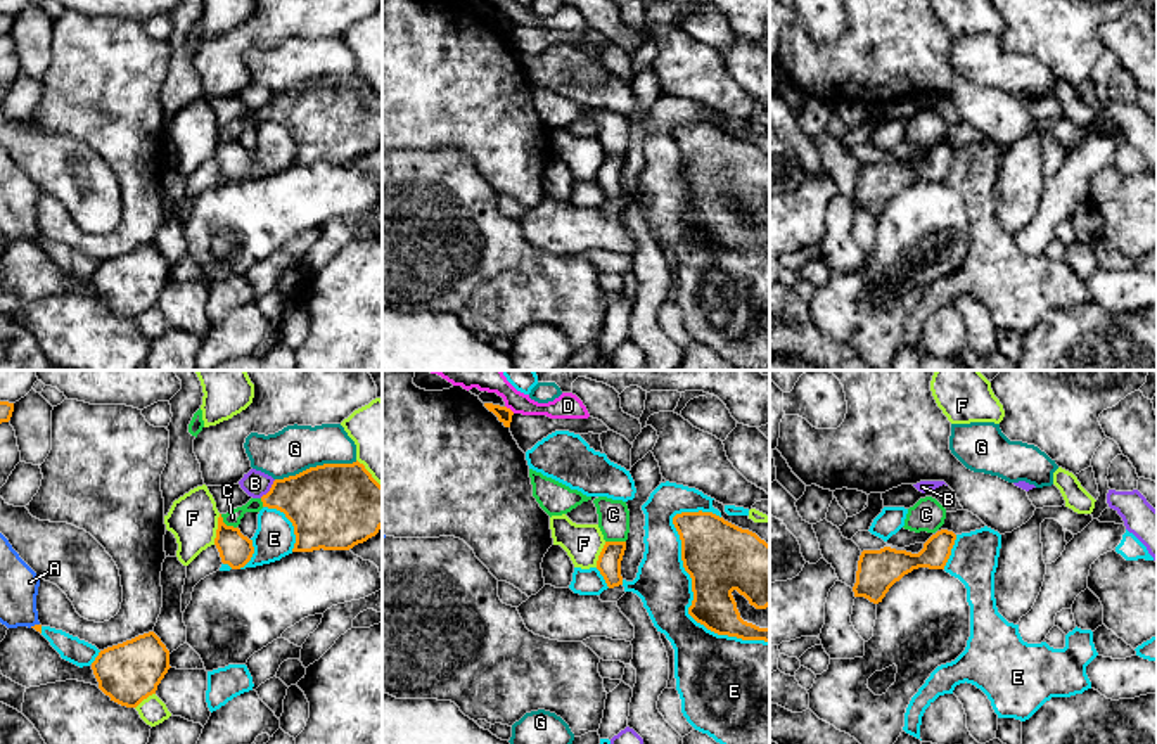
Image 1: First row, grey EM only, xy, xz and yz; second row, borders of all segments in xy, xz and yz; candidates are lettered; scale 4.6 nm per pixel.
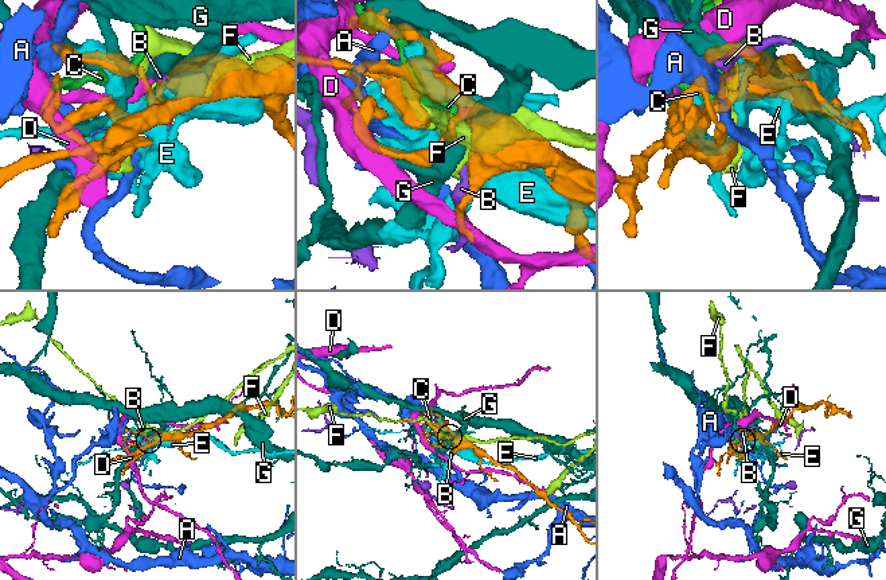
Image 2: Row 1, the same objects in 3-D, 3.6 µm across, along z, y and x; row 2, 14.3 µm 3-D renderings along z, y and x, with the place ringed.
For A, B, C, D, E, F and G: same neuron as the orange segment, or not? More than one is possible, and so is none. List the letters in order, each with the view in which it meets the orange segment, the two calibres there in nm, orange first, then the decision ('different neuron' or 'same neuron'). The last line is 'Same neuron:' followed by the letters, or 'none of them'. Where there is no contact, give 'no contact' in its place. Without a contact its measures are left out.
A: contact in xy; calibres 30 and 180 nm; different neuron
B: contact in xy; calibres 340 and 120 nm; different neuron
C: contact in xy; calibres 150 and 70 nm; same neuron
D: contact in xz; calibres 70 and 170 nm; different neuron
E: contact in xz; calibres 320 and 240 nm; different neuron
F: contact in xy; calibres 150 and 220 nm; different neuron
G: contact in xy; calibres 400 and 220 nm; different neuron
Same neuron: C

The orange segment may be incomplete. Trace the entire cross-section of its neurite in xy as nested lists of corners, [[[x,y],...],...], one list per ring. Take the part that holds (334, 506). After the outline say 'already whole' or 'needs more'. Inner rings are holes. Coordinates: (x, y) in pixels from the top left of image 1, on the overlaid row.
[[[358,460],[275,479],[261,502],[292,523],[292,552],[349,550],[382,528],[382,486]]]; already whole

